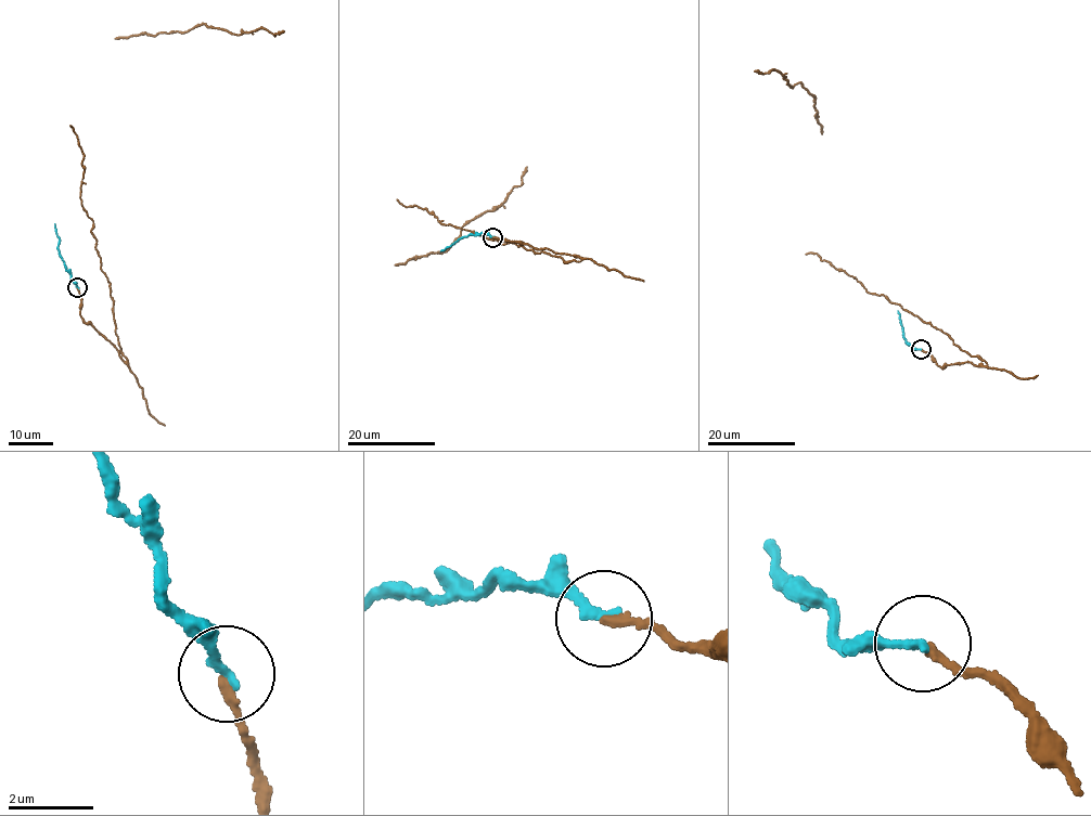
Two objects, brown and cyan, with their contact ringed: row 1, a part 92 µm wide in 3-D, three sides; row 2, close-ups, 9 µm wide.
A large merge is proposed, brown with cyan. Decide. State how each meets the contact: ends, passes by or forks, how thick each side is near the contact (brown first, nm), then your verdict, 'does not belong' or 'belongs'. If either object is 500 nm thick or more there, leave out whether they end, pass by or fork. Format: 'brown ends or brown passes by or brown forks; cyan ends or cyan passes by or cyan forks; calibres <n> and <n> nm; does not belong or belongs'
brown ends; cyan ends; calibres 220 and 220 nm; belongs

